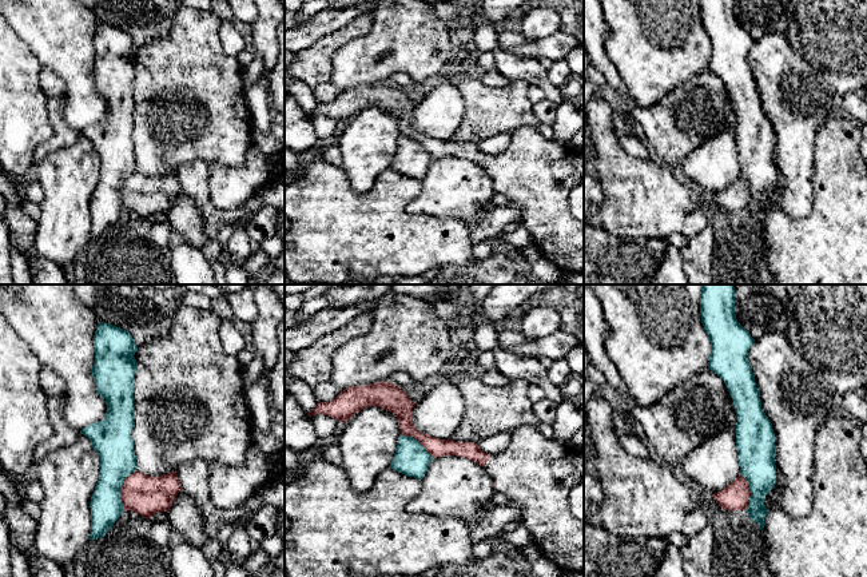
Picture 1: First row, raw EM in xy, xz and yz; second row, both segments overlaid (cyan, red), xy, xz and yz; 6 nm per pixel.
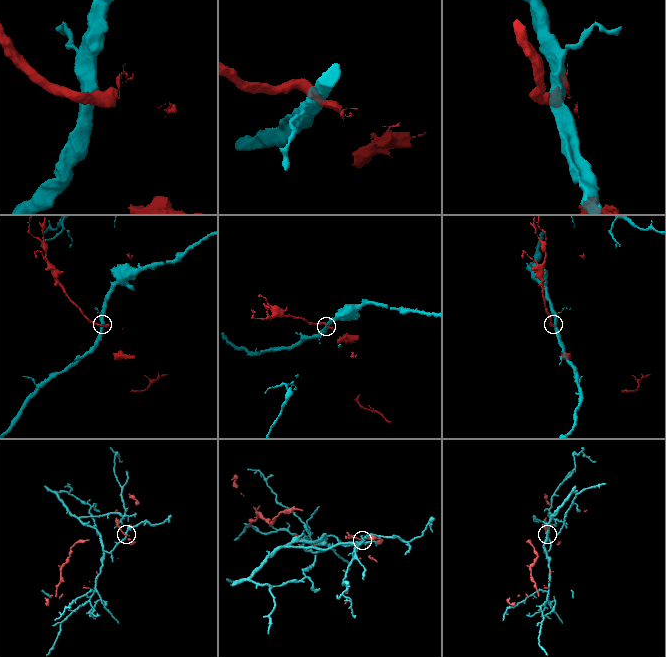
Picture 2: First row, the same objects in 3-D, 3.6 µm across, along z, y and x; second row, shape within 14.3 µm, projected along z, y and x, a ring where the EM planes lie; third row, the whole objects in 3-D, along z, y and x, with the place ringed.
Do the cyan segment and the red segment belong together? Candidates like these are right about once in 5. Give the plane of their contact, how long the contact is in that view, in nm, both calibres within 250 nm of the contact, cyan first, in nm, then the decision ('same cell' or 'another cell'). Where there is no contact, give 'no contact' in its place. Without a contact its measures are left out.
xy | 260 nm | 220/240 nm | another cell

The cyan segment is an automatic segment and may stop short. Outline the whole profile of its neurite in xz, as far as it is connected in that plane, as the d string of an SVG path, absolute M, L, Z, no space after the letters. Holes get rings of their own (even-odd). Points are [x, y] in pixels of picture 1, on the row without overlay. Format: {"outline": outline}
{"outline": "M401 136L390 168L417 180L422 180L433 158L414 139Z"}

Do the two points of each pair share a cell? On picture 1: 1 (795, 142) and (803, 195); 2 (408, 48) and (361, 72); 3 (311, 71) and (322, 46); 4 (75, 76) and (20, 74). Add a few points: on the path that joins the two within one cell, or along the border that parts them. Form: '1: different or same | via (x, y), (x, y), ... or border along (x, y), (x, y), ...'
1: same | via (795, 155), (795, 182)
2: same | via (396, 54), (382, 64), (373, 66)
3: same | via (313, 64), (321, 52)
4: different | border along (23, 42), (43, 67)

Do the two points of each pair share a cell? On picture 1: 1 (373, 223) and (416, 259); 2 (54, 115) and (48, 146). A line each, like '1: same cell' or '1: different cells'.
1: same cell
2: same cell

